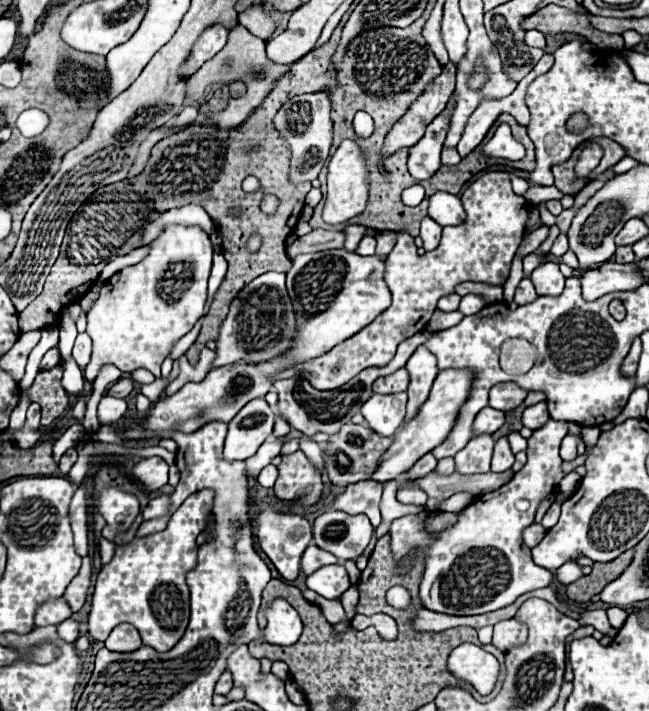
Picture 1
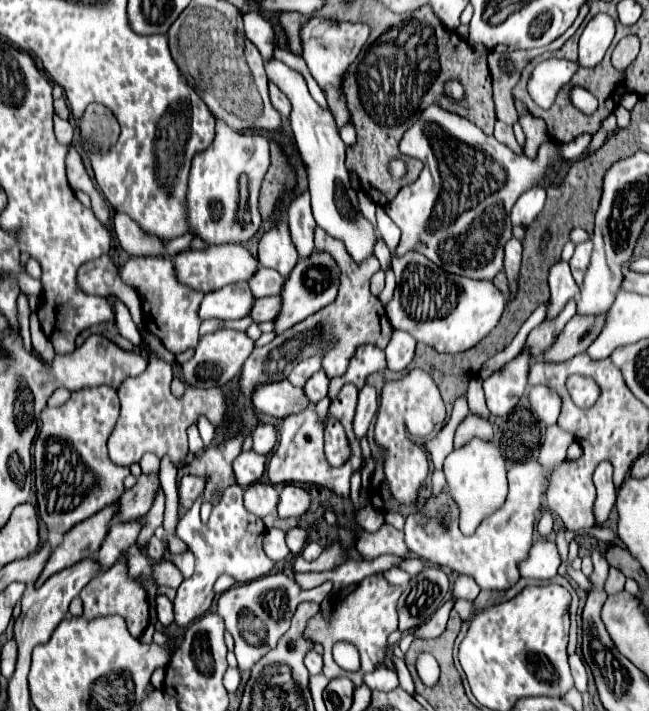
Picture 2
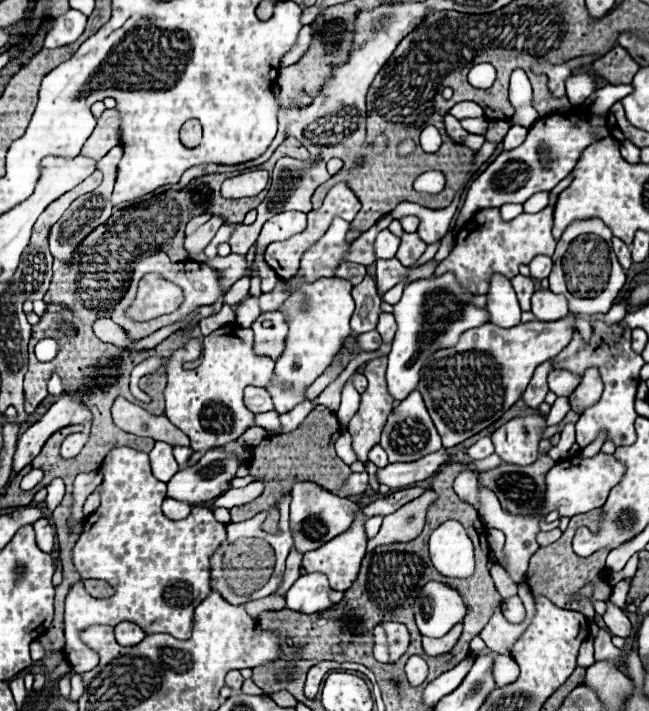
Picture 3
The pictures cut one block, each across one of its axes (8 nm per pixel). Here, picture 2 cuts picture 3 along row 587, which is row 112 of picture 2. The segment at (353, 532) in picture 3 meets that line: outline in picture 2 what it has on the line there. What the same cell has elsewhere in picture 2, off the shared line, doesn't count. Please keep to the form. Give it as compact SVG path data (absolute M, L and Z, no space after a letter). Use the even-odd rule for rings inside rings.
M310 18L300 28L300 40L302 40L302 58L312 74L312 78L318 82L318 86L324 90L328 108L336 120L336 128L342 130L346 124L352 124L350 110L346 106L346 96L342 92L342 82L348 66L358 58L360 50L366 46L370 36L368 24L352 24L352 22L336 22L326 18Z

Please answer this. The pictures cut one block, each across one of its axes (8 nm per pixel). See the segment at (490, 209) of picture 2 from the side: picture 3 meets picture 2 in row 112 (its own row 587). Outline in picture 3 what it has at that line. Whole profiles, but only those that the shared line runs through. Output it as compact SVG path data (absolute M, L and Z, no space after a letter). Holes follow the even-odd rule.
M428 582L422 586L420 596L414 602L416 626L422 636L440 638L454 624L462 622L466 616L466 604L456 588L442 582Z

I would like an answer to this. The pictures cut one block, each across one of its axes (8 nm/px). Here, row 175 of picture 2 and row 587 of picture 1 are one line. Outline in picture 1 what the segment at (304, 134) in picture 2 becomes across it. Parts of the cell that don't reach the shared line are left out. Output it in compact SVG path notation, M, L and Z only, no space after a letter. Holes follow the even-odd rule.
M332 564L332 566L322 566L316 572L312 572L306 578L306 586L310 590L314 590L316 594L320 594L322 598L326 598L326 600L336 600L352 584L350 584L350 578L348 578L344 566Z

